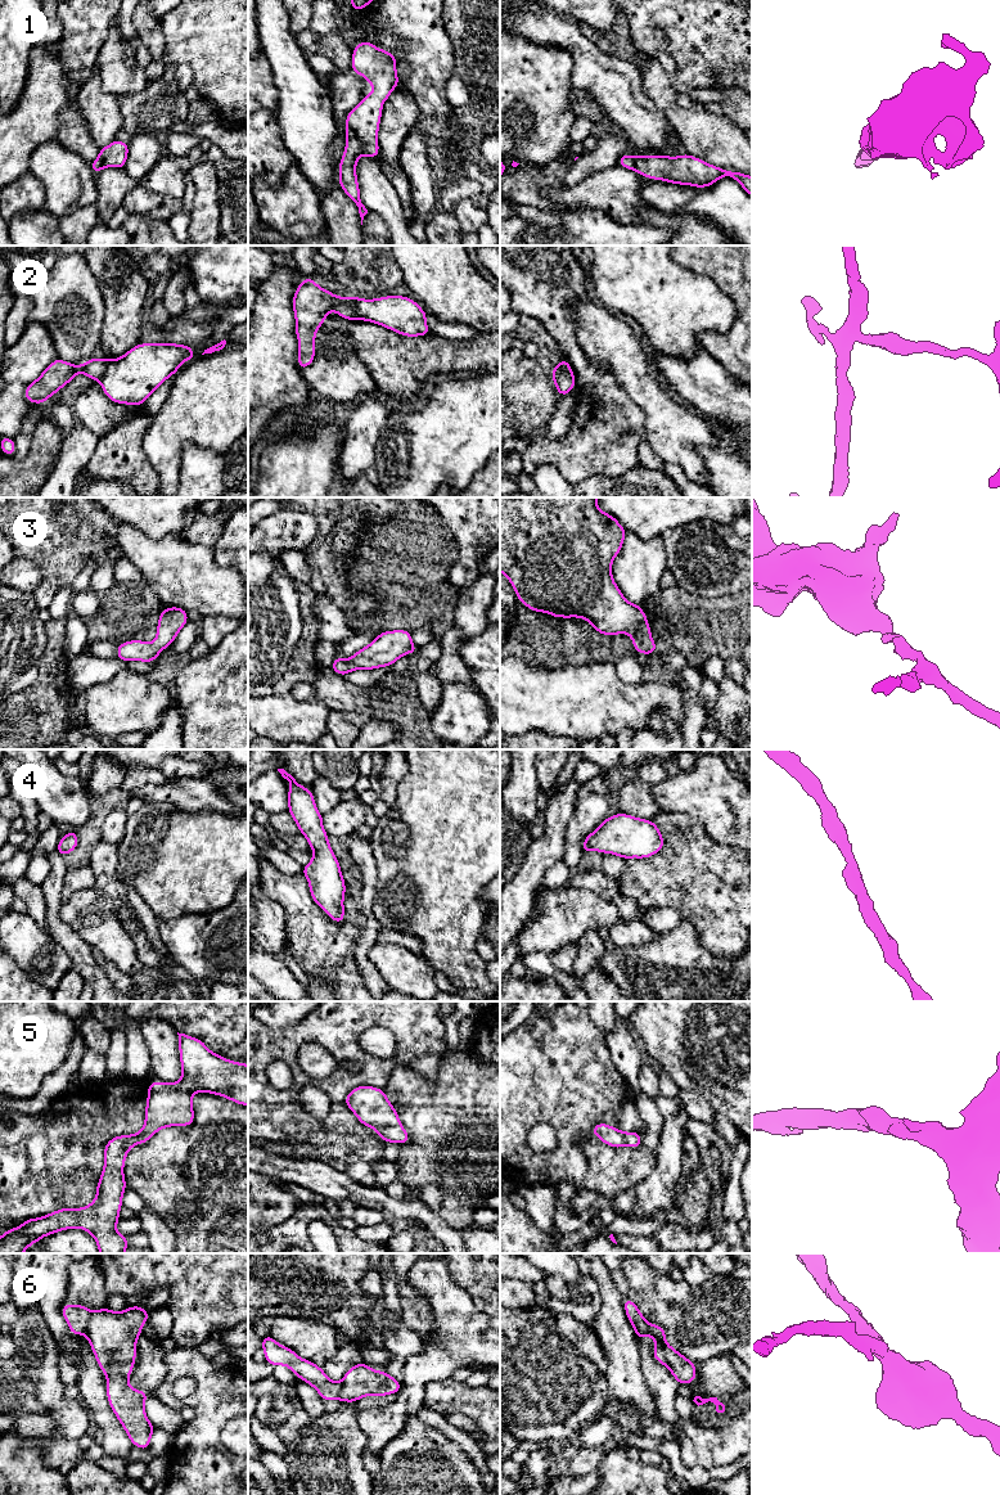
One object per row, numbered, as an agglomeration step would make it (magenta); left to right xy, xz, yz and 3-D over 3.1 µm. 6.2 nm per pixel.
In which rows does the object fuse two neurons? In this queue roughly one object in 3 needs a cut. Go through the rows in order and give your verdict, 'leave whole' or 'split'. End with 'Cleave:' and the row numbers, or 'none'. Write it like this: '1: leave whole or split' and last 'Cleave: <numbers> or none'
1: leave whole
2: split
3: leave whole
4: leave whole
5: leave whole
6: split
Cleave: 2, 6

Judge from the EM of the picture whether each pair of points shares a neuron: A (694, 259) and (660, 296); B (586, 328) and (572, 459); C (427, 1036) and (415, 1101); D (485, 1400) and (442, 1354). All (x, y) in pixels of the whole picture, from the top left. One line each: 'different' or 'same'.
A: different
B: different
C: different
D: different

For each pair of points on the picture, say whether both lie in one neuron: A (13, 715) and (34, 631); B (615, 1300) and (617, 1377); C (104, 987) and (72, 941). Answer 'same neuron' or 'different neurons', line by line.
A: different neurons
B: same neuron
C: same neuron

